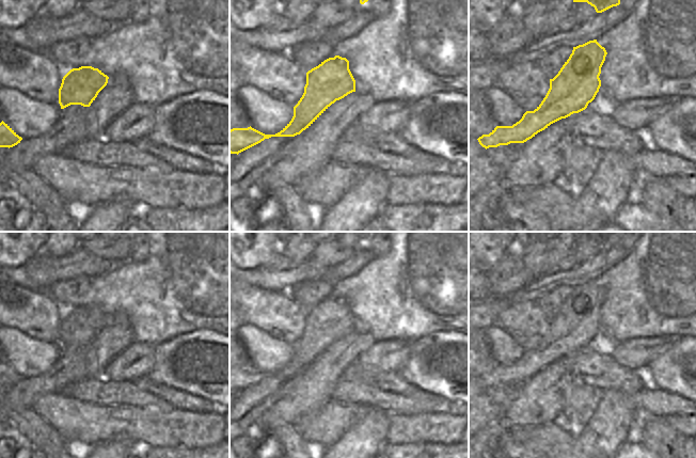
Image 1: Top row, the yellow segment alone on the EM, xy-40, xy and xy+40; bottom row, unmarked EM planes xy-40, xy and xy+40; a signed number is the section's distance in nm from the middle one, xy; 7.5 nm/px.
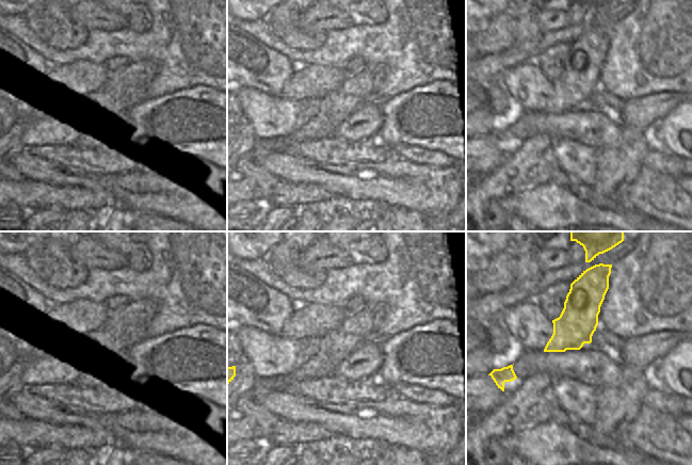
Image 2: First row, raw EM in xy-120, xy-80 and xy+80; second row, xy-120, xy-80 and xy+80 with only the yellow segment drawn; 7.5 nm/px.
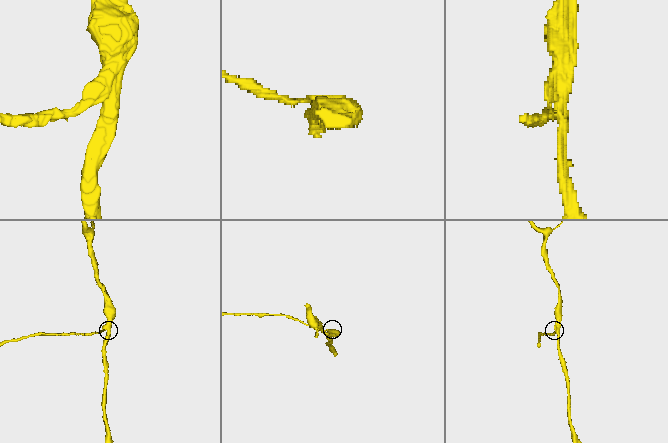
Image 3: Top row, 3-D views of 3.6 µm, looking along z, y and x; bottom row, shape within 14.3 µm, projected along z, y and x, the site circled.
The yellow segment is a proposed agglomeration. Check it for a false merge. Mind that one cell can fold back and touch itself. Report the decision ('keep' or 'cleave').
cleave

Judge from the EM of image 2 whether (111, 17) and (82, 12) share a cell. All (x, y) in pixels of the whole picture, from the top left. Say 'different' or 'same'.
same

